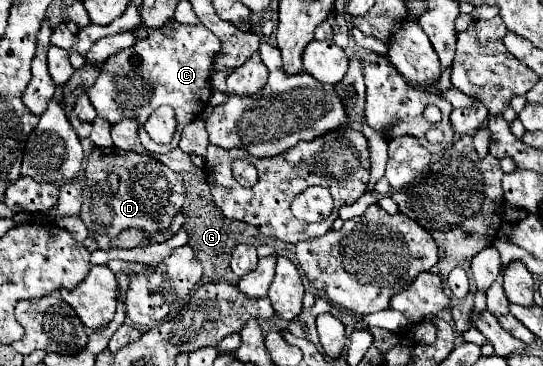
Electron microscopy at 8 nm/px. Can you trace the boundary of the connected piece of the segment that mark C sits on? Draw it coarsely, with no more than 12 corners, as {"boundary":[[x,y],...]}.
{"boundary":[[169,19],[109,57],[87,97],[99,117],[175,109],[177,131],[213,91],[219,39]]}

